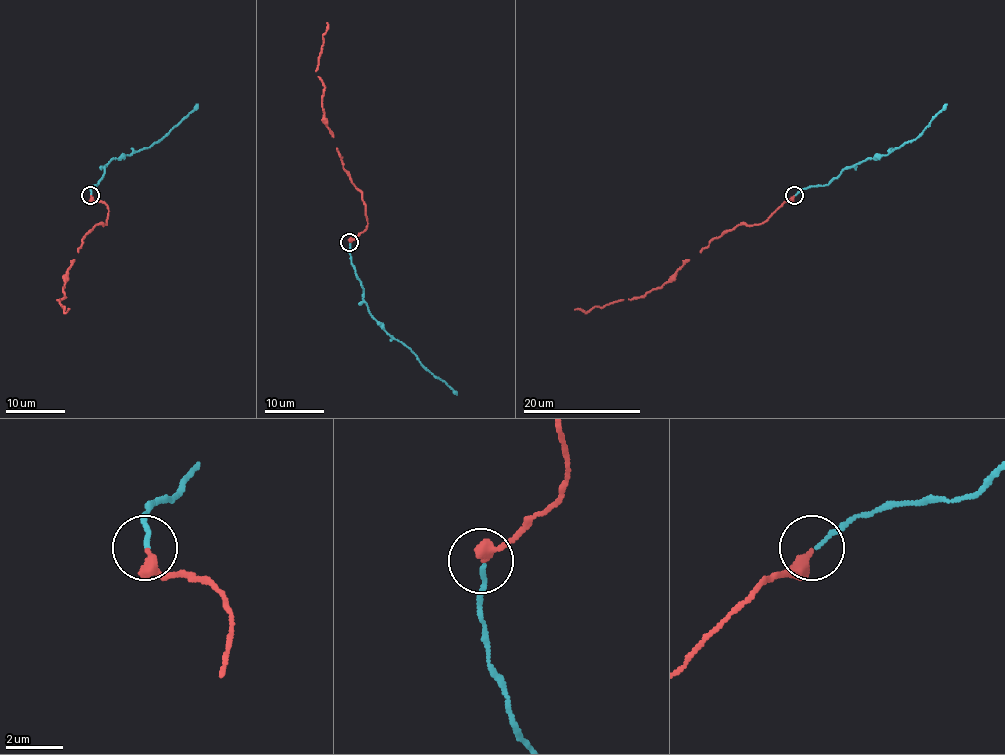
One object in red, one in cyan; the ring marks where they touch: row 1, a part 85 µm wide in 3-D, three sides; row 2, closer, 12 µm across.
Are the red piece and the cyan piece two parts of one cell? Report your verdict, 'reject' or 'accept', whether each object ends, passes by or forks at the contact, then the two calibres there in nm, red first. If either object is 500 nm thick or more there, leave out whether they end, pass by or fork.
accept; red ends there; cyan ends there; 360 nm thick on the red side, 130 nm on the other

